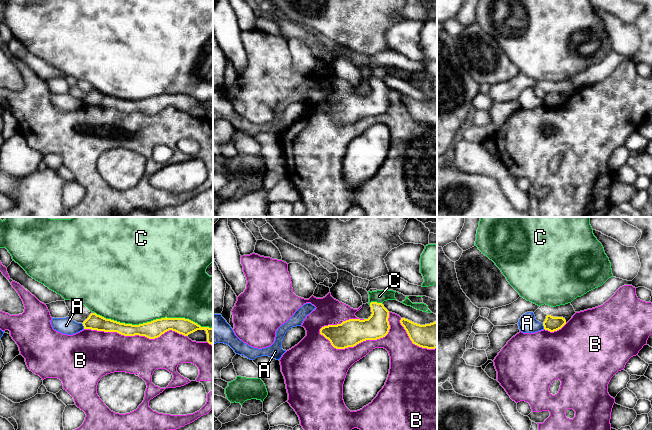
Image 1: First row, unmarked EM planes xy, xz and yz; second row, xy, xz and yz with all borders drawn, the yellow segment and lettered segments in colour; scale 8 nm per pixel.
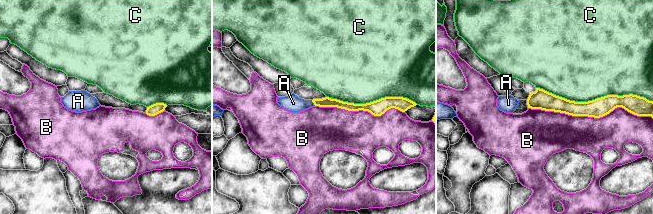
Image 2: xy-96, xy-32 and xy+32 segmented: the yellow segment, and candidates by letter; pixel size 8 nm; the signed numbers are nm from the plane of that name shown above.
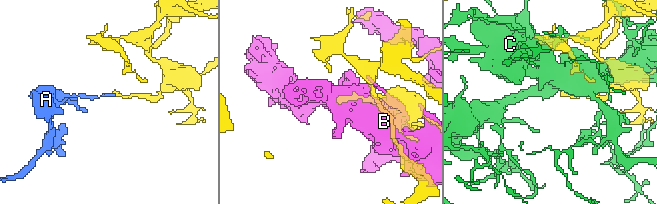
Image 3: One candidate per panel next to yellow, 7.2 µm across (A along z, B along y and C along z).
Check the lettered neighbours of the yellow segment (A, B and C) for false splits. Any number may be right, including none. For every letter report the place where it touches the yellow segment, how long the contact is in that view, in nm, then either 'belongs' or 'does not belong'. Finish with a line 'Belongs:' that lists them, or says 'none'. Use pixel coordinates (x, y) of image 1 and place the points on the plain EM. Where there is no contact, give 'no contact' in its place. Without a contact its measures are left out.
A: meets yellow in xy at (83, 101); contact 50 nm long; does not belong
B: meets yellow in xz at (363, 116); contact 600 nm long; does not belong
C: meets yellow in xy at (153, 96); contact 950 nm long; does not belong
Belongs: none

